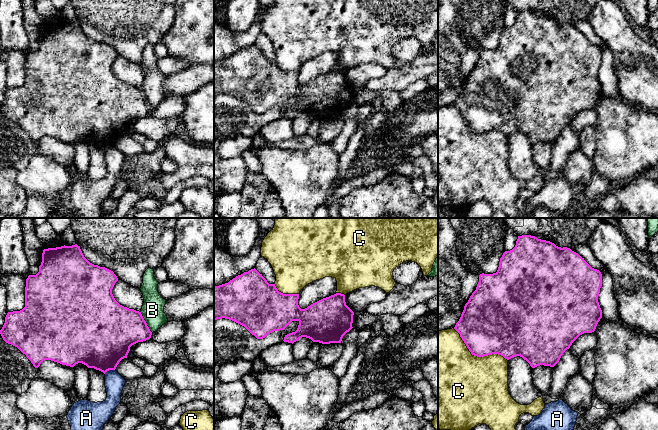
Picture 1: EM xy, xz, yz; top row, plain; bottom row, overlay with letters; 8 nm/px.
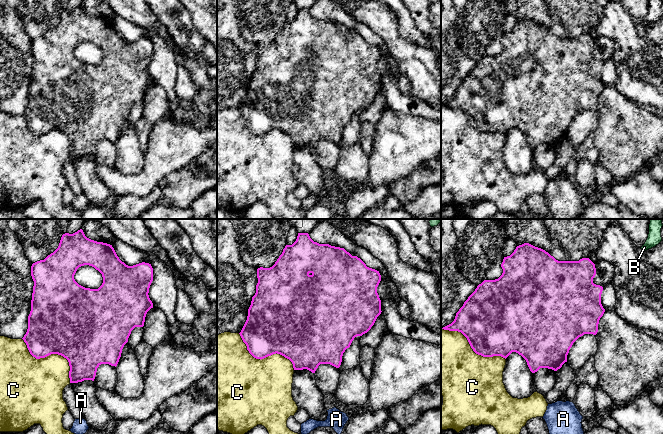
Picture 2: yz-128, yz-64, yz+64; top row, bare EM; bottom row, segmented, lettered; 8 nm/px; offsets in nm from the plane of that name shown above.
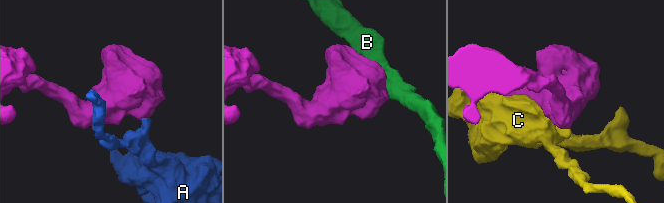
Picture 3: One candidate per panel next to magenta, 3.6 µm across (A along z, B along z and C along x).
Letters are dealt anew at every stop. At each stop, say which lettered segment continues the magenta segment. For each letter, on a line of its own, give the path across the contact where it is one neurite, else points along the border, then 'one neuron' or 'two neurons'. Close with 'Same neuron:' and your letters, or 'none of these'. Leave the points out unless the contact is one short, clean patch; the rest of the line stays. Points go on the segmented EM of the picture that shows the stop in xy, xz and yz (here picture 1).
A: along xy (114, 369), (109, 369), (104, 373) | two neurons
B: along xy (140, 311), (146, 325), (152, 332) | two neurons
C: two neurons
Same neuron: none of these

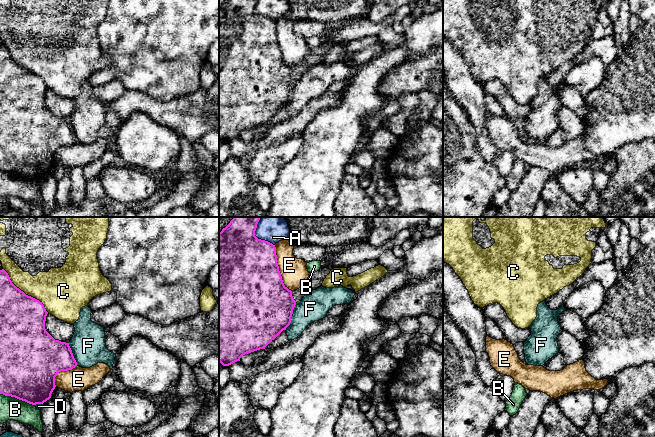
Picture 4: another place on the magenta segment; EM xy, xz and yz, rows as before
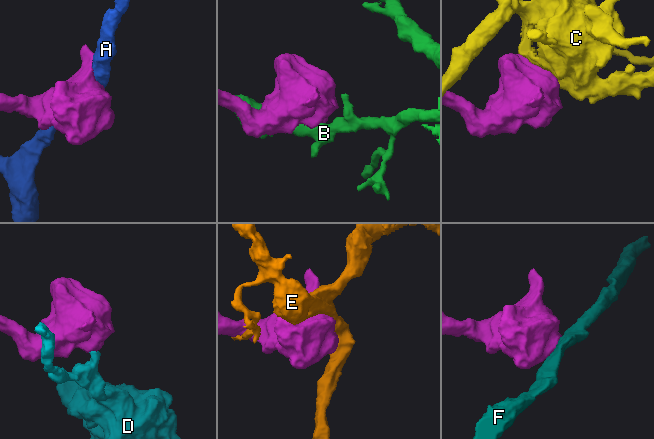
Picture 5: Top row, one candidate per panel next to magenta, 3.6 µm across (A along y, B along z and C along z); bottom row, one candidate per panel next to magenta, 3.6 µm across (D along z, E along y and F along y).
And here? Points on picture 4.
A: two neurons
B: two neurons
C: two neurons
D: along xy (41, 403), (34, 405) | two neurons
E: two neurons
F: along xz (296, 303), (291, 322), (285, 329) | two neurons
Same neuron: none of these

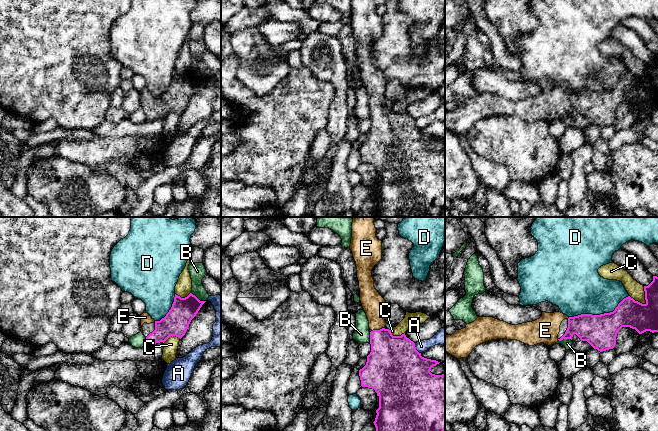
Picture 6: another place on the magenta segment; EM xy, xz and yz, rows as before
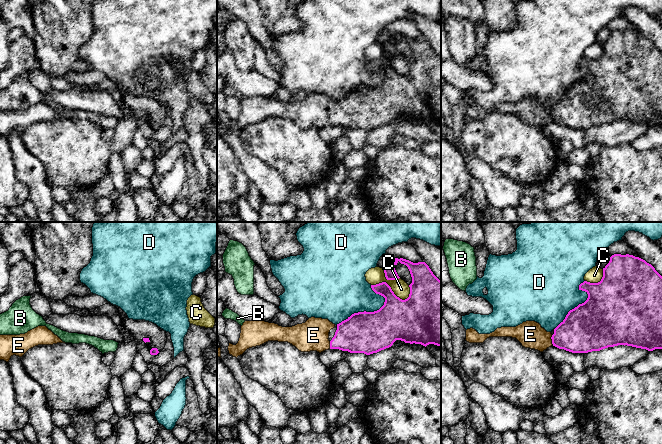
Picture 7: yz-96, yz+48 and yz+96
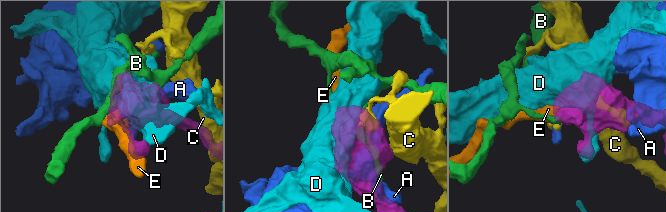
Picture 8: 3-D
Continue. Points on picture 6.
A: two neurons
B: two neurons
C: two neurons
D: two neurons
E: across xz (392, 357), (387, 352), (377, 330), (374, 305) | one neuron
Same neuron: E

